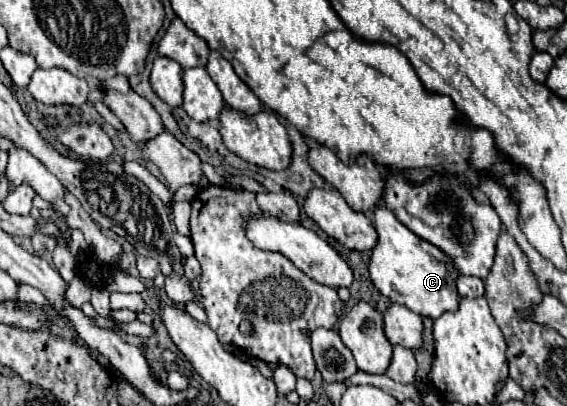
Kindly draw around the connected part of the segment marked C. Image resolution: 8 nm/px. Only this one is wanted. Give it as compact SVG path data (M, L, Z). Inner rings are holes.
M379 203L373 211L373 225L379 235L377 247L371 251L369 273L373 285L389 297L393 303L399 303L421 317L437 319L443 313L459 307L459 293L455 289L457 269L451 259L429 241L417 237L411 229L407 229L397 217Z

